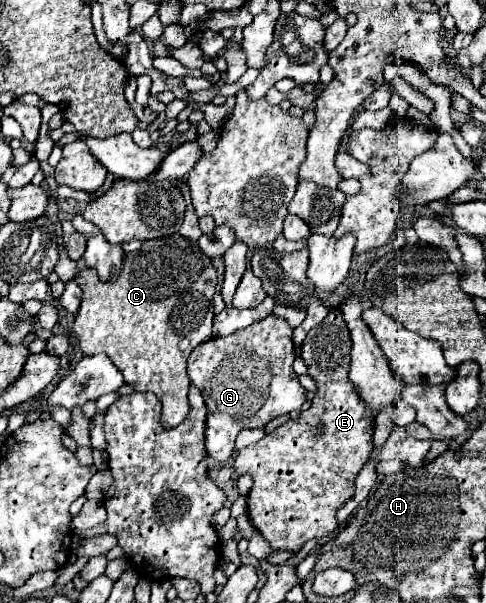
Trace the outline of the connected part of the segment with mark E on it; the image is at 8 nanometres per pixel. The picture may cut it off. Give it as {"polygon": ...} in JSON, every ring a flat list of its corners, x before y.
{"polygon":[[333,309,321,325,307,333,303,341,301,357,309,369,309,375,317,381,317,393,309,409,301,411,297,419,289,419,279,429,265,435,261,441,241,449,235,457,237,475,249,473,253,477,253,487,247,497,247,515,273,549,297,553,309,539,323,537,337,529,337,509,355,493,355,477,373,451,373,423,367,419,367,411,363,411,363,399,359,399,359,391,355,391,349,381,349,351,349,329,341,311]]}

